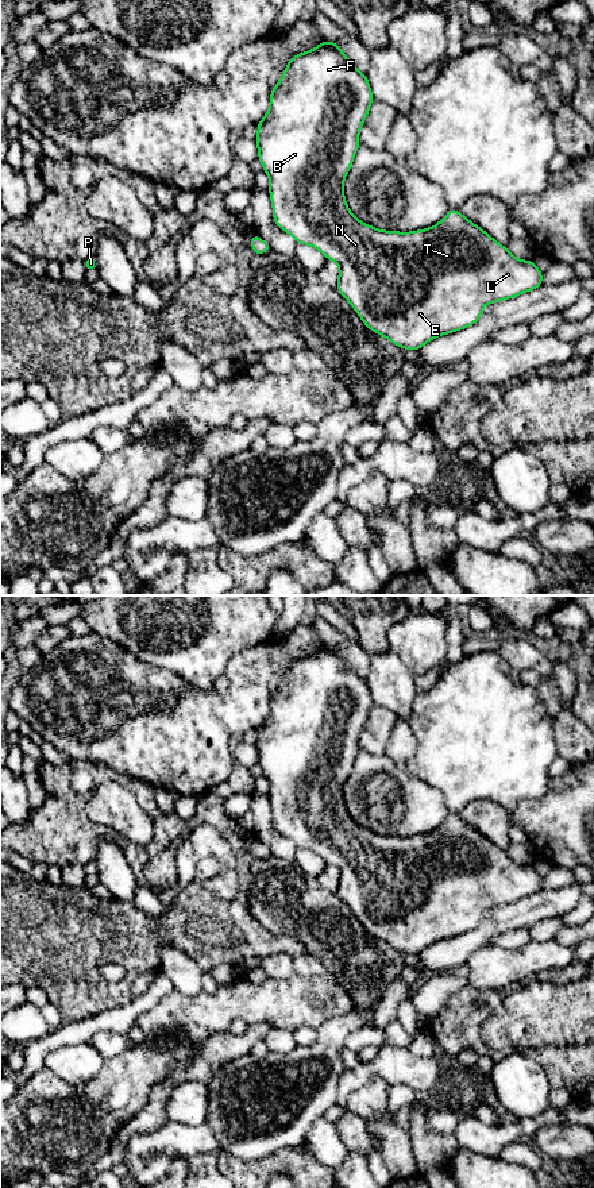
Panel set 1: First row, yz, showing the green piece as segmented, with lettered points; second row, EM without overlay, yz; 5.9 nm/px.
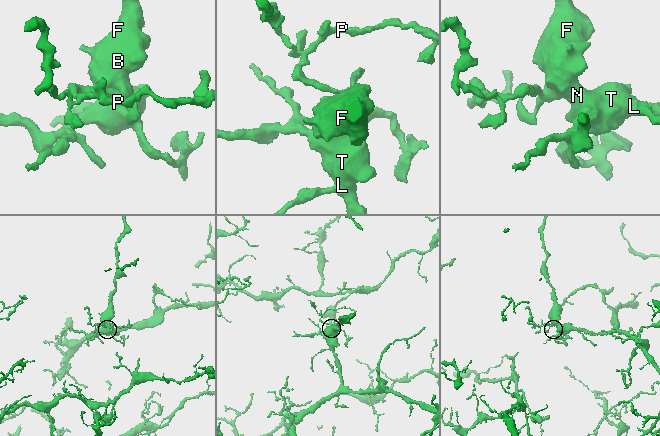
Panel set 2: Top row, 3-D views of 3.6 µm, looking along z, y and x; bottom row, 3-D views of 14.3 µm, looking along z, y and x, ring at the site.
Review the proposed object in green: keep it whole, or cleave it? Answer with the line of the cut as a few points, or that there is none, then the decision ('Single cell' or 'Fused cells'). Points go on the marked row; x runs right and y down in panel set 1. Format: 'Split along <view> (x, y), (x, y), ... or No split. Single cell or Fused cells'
No split. Single cell

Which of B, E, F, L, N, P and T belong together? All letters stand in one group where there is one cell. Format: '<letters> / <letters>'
B E F L N P T

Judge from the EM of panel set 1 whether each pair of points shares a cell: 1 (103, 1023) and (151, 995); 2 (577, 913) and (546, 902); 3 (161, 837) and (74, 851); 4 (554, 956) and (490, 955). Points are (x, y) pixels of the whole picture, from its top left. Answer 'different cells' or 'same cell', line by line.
1: same cell
2: different cells
3: same cell
4: same cell

